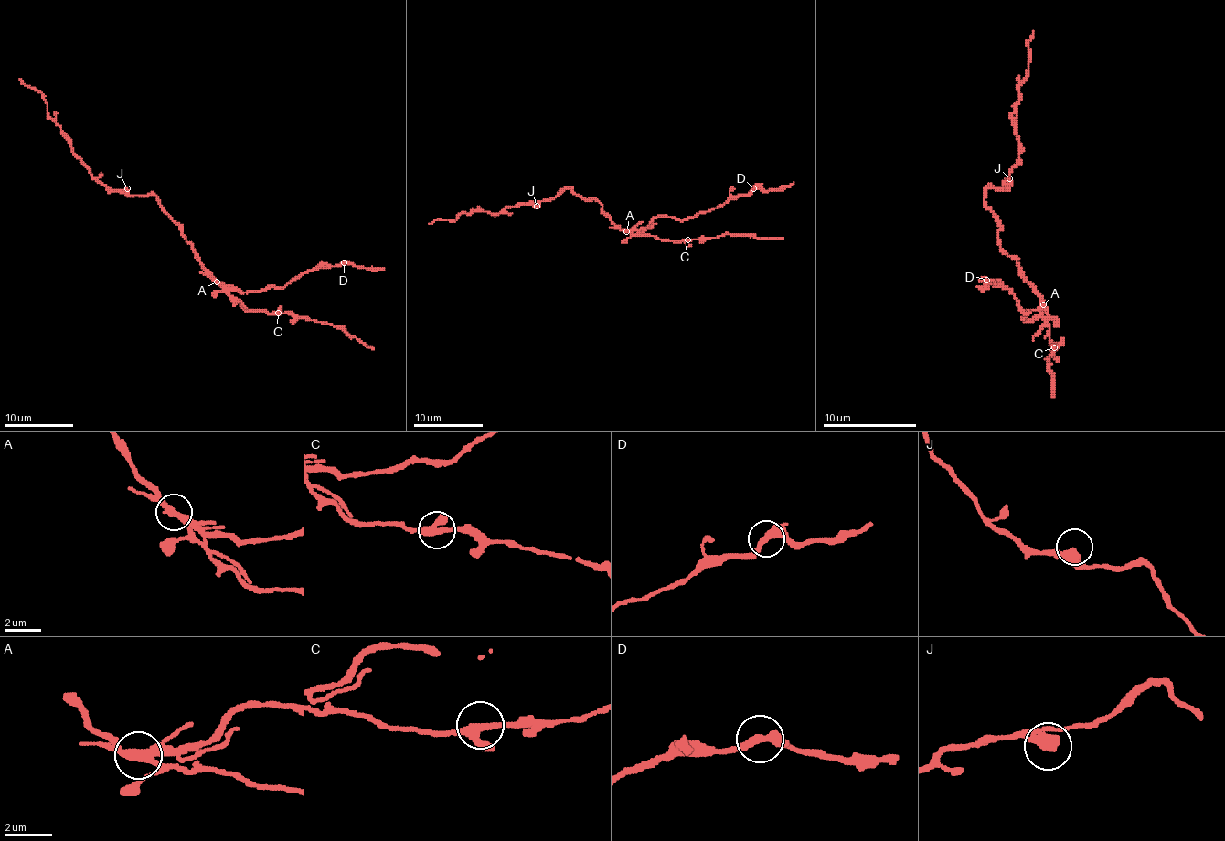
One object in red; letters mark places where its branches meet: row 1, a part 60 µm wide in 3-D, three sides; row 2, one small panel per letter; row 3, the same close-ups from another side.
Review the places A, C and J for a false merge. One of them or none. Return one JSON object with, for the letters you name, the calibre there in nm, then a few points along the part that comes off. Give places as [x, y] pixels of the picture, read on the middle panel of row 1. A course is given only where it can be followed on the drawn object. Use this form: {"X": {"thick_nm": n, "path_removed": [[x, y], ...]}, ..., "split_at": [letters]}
{"A": {"thick_nm": 280, "path_removed": [[627, 230], [641, 230], [655, 218], [693, 218], [740, 196], [749, 196], [755, 188], [785, 188], [793, 182]]}, "split_at": ["A"]}

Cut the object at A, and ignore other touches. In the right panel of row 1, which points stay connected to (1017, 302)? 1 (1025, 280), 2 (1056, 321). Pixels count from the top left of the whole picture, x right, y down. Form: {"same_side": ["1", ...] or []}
{"same_side": []}

